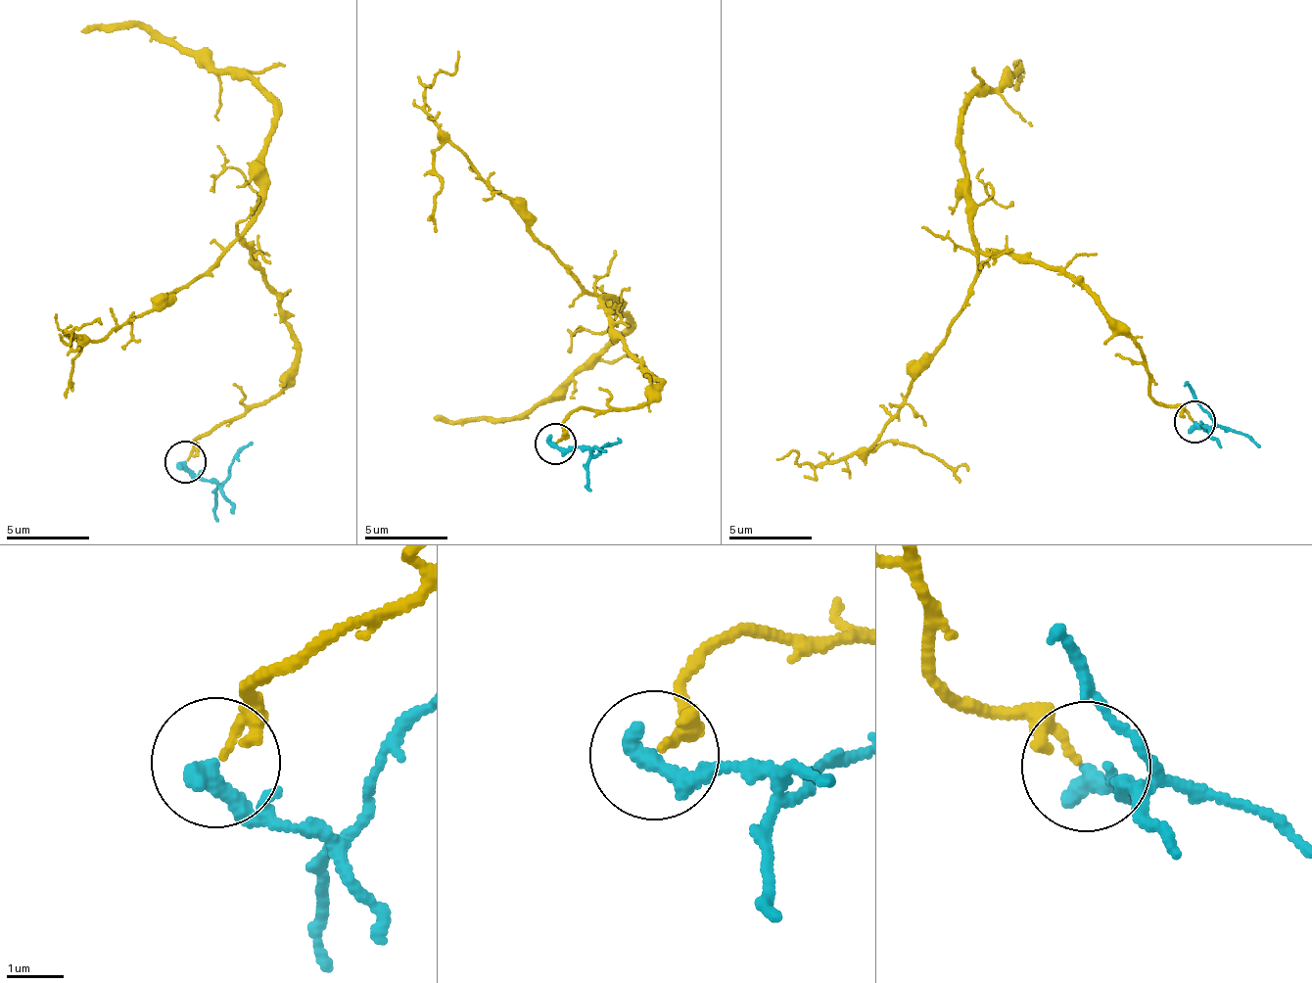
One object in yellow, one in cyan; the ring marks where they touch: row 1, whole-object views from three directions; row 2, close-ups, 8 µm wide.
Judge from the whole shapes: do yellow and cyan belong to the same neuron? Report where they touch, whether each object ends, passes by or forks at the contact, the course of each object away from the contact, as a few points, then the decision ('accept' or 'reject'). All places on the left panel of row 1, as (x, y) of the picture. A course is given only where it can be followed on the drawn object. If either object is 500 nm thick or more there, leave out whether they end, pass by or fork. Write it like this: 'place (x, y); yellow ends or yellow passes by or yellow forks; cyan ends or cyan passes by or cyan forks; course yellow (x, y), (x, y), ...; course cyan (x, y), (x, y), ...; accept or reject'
place (185, 461); yellow passes by; cyan ends; course yellow (188, 460), (193, 440), (268, 403), (295, 359), (295, 336), (245, 234), (274, 99), (140, 26), (82, 28); course cyan (184, 460), (205, 481), (221, 482), (251, 442); accept

